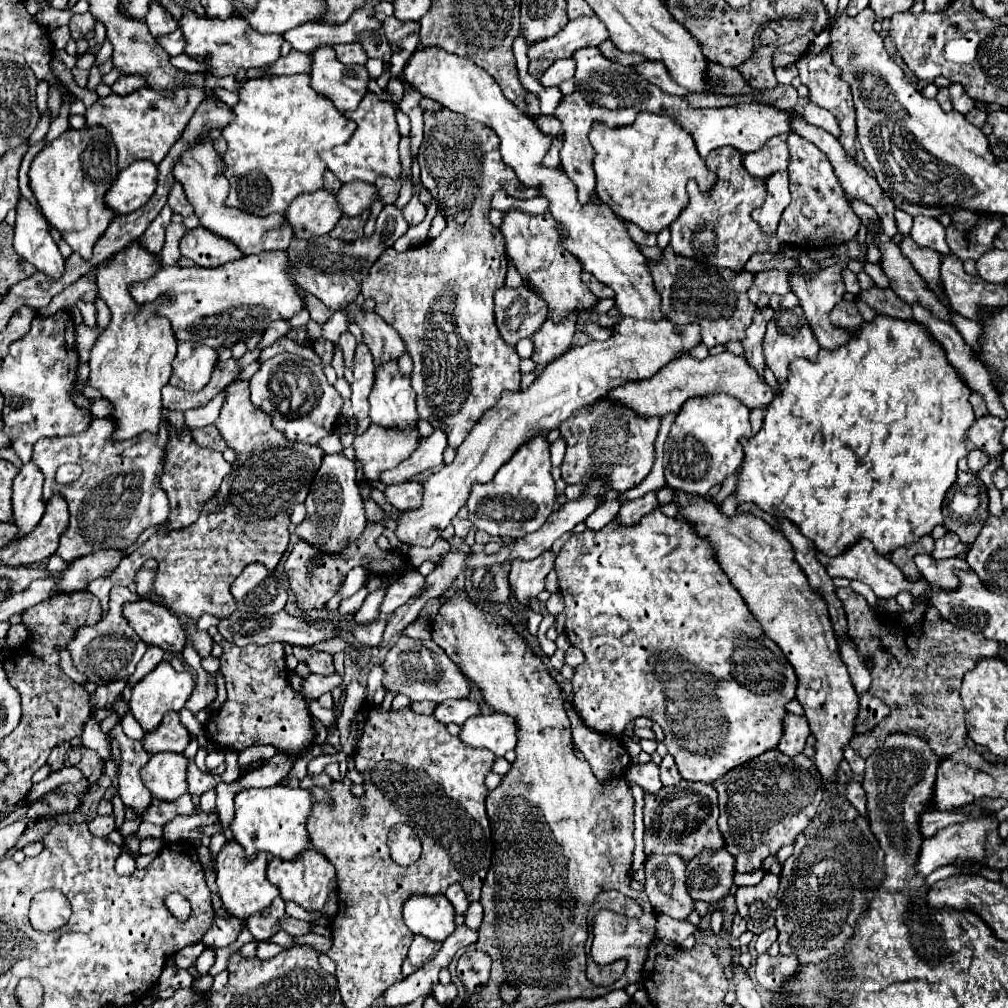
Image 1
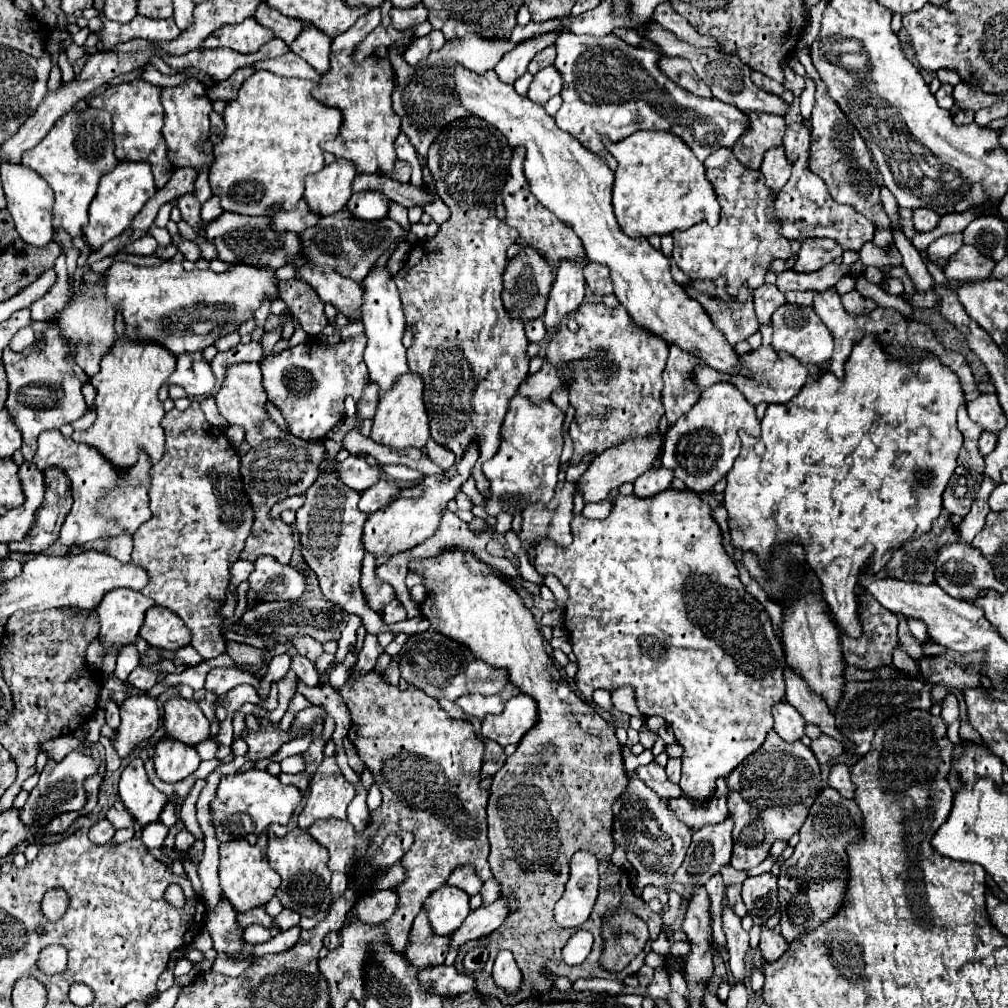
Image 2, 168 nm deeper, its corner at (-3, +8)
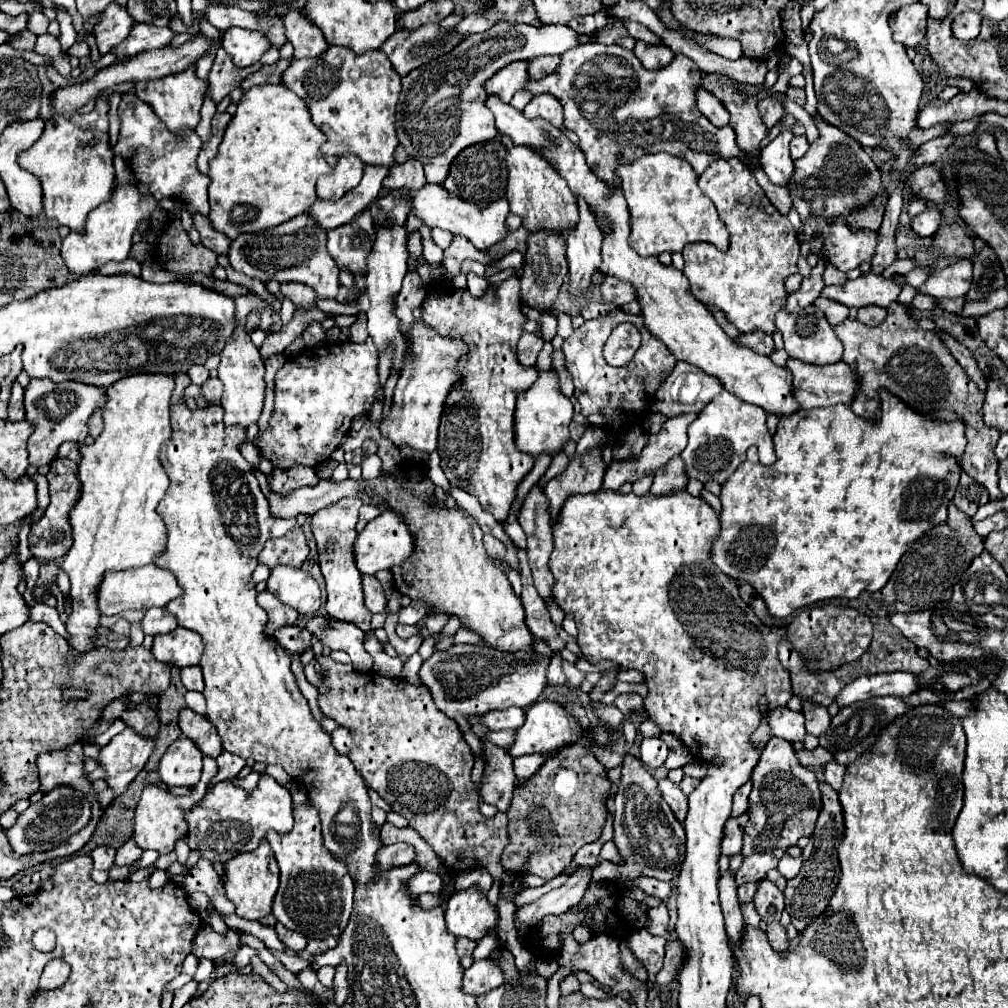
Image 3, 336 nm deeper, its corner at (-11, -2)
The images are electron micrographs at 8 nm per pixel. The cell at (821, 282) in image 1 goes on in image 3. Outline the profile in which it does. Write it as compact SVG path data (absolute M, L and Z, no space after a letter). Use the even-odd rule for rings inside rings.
M894 303L888 307L888 317L884 323L866 327L858 321L846 319L836 327L836 335L844 343L842 359L860 375L860 391L852 403L852 411L858 417L870 419L874 423L882 407L878 389L886 389L888 393L894 393L898 399L902 399L910 409L932 417L934 421L948 423L960 419L966 427L968 443L964 453L958 457L958 465L964 473L988 489L992 501L1004 499L998 489L998 459L994 455L1000 431L994 431L994 427L986 427L986 423L982 423L984 393L980 393L976 383L968 379L960 363L952 357L948 347L934 331L924 331L914 319L908 317L904 305Z

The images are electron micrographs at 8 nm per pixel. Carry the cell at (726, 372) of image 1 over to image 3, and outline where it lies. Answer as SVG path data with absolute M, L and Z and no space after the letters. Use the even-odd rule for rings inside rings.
M790 359L786 367L794 377L794 399L802 409L830 407L838 403L850 407L850 399L854 399L854 391L858 391L854 371L850 371L842 361L826 367L814 367L810 363Z

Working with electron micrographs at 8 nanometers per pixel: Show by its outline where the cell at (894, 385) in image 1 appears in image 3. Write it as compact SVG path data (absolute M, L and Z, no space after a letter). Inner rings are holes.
M888 391L882 393L882 417L878 423L870 423L850 411L846 405L836 405L836 407L824 407L824 409L806 409L798 411L794 415L782 417L778 423L778 431L774 435L774 451L776 451L776 463L772 467L762 467L760 463L742 463L728 479L722 483L720 491L720 501L722 501L722 511L720 511L720 535L714 539L710 557L714 565L726 573L728 577L736 579L738 583L748 583L754 587L756 595L764 599L768 611L776 619L786 619L792 615L796 609L802 609L806 605L812 605L816 601L826 601L826 599L856 599L862 591L878 591L882 589L890 575L894 573L894 567L898 565L900 557L908 549L910 543L918 541L930 527L936 527L938 523L946 521L948 513L948 503L954 497L958 479L960 479L960 465L958 465L958 455L962 455L966 447L966 437L964 437L964 425L962 421L952 421L952 423L936 423L910 407L906 407L898 397L890 395Z

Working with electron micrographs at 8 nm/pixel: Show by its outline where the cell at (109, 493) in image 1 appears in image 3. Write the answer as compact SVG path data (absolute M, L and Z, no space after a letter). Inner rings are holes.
M64 443L60 449L58 449L58 455L56 457L66 457L66 459L72 459L72 461L80 461L80 453L78 453L78 447L76 443Z

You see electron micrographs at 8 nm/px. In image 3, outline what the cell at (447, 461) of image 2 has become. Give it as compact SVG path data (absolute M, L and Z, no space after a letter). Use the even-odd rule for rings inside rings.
M514 545L518 559L520 559L520 567L522 567L522 605L526 611L526 627L528 631L532 631L532 635L536 639L544 639L548 643L548 647L558 653L566 647L566 641L562 641L550 621L550 613L542 601L542 597L538 595L536 587L532 585L532 573L528 557L526 557L526 549L520 549Z

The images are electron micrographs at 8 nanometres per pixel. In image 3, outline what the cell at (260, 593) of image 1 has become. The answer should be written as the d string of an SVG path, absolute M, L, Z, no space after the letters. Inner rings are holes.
M274 567L268 579L268 591L300 615L314 615L320 609L320 587L302 569Z

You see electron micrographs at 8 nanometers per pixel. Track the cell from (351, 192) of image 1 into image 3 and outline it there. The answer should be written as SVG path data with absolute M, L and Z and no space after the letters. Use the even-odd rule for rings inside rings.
M424 185L422 189L416 191L416 195L412 195L412 205L416 215L428 225L428 227L440 227L446 229L454 235L462 235L466 237L476 249L486 251L490 249L494 243L502 241L508 235L506 229L506 217L508 217L508 201L506 199L498 199L492 205L480 209L468 201L462 201L460 197L448 193L442 185Z

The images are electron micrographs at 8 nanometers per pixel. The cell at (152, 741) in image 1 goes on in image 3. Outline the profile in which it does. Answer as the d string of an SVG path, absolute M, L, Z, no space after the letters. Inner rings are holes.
M186 707L180 711L178 725L182 729L182 735L188 739L194 739L194 743L198 745L198 749L204 755L216 759L222 753L222 741L216 733L216 727L206 717L202 717Z

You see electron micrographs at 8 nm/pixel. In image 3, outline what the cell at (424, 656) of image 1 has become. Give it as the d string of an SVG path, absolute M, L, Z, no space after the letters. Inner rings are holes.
M454 645L446 651L436 651L422 663L420 679L430 689L438 709L466 731L468 715L478 715L478 709L506 709L534 705L546 687L546 671L552 655L526 651L496 651L488 645Z

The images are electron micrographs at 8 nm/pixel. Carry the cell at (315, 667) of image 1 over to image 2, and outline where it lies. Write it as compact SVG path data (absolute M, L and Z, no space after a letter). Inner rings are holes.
M294 637L292 643L294 643L294 647L298 649L298 653L304 655L304 657L308 657L310 661L316 661L316 659L324 653L322 643L314 641L312 637Z

